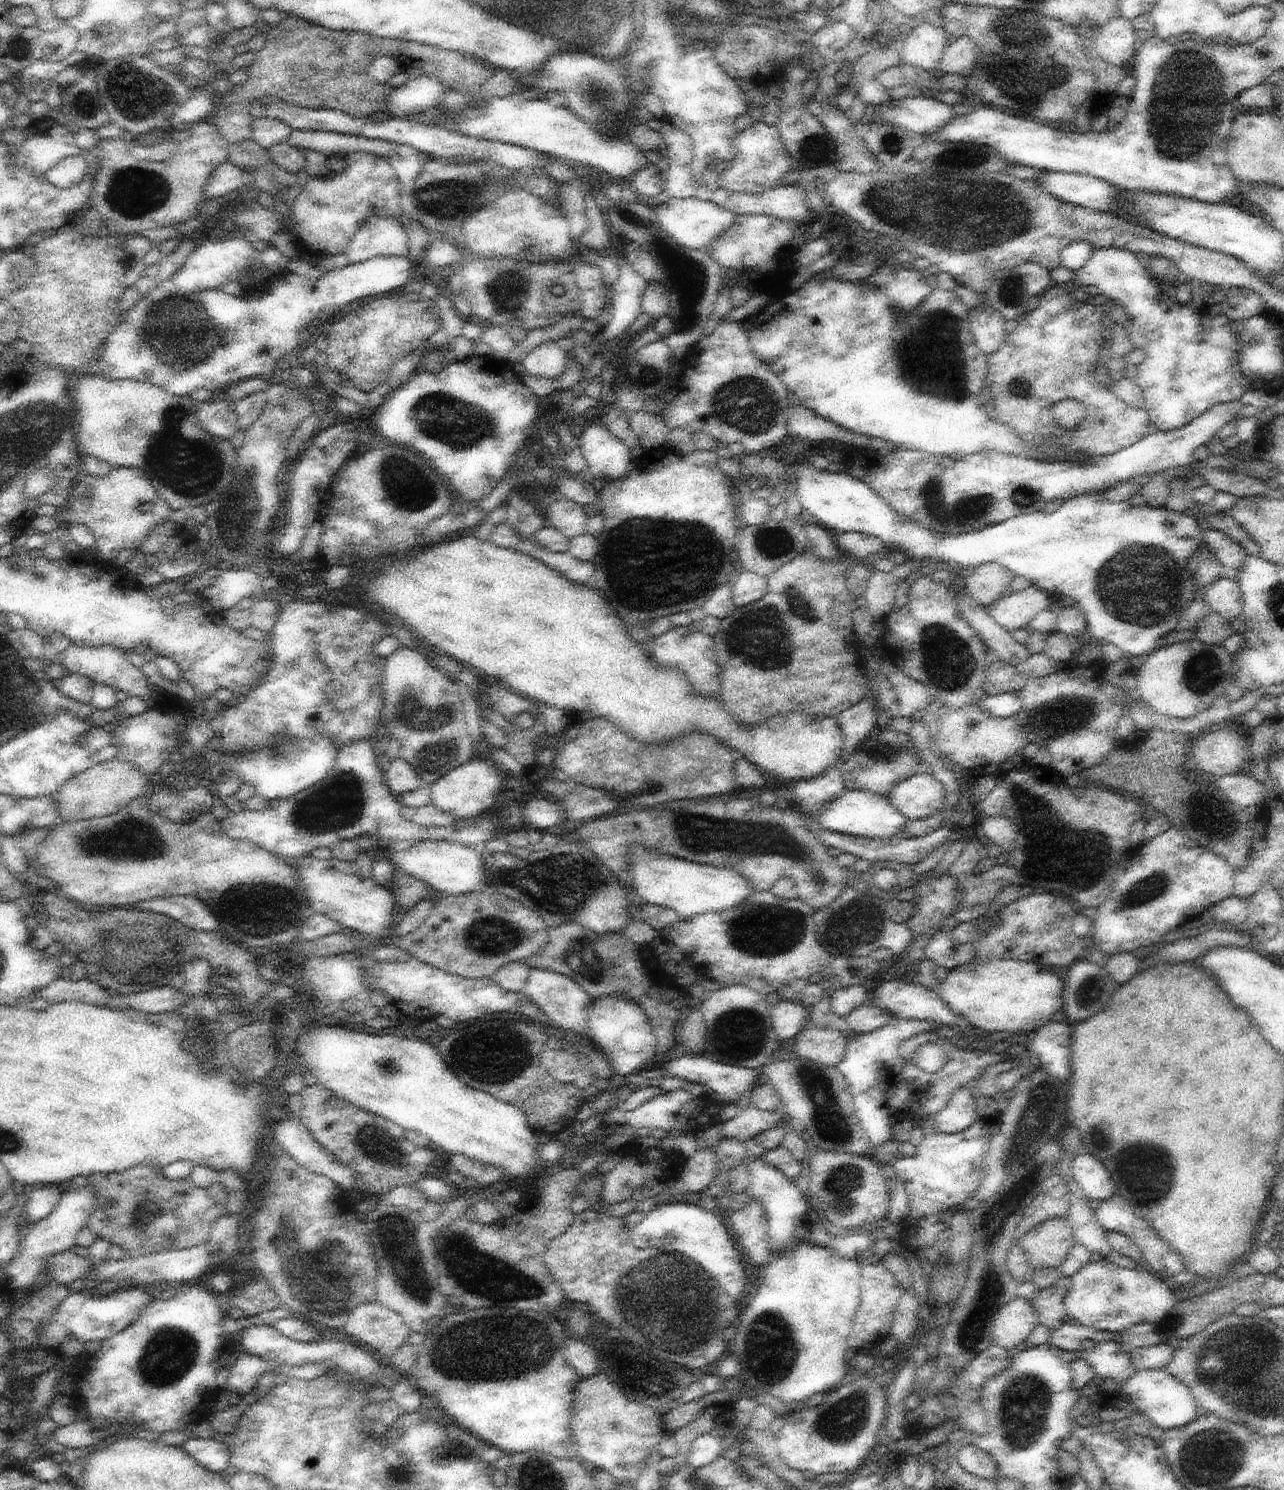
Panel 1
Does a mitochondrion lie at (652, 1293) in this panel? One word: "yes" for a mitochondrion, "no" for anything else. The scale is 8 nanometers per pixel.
yes

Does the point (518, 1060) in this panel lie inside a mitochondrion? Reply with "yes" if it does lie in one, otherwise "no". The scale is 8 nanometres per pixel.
yes

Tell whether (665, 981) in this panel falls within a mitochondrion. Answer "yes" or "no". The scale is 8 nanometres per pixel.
no

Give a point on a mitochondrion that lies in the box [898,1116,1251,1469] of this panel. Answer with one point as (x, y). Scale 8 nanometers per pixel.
(1024, 1403)

